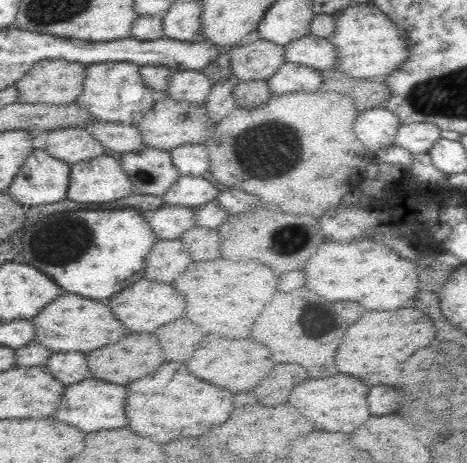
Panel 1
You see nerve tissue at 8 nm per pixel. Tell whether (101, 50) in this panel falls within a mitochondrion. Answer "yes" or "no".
no

